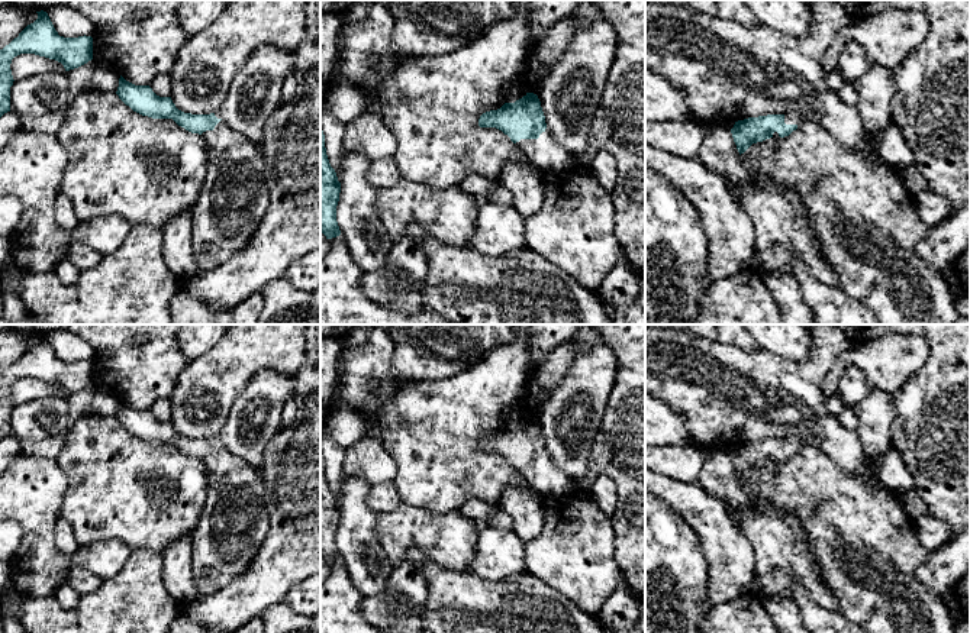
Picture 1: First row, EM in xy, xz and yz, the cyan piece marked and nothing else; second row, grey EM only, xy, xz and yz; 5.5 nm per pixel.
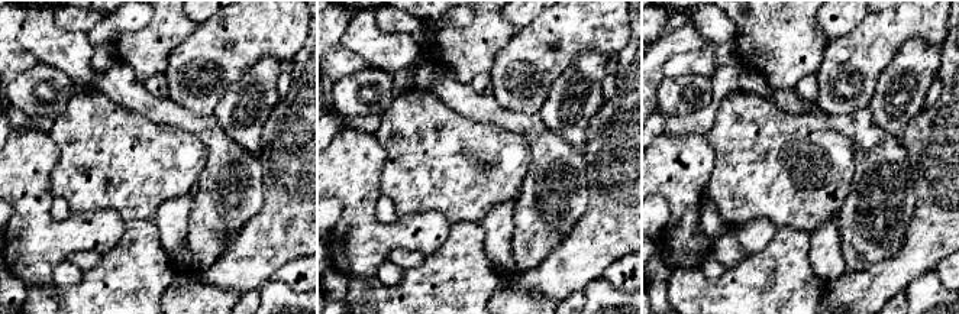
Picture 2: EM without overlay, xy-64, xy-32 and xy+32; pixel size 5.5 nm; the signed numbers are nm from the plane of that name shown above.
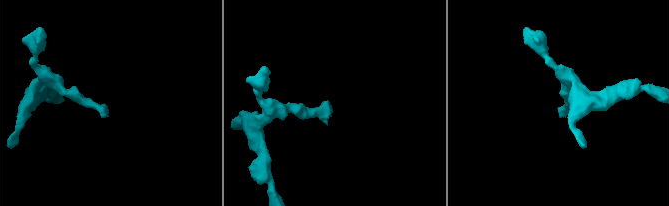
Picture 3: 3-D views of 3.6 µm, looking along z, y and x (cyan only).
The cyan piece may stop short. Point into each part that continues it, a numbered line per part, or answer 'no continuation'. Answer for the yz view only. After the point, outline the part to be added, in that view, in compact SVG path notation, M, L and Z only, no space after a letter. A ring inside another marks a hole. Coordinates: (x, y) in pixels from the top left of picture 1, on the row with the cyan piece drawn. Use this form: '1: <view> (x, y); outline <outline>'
1: yz (790, 118); outline M787 113L787 114L784 114L784 123L786 125L802 125L805 122L805 119L800 116L800 114L797 114L797 113Z

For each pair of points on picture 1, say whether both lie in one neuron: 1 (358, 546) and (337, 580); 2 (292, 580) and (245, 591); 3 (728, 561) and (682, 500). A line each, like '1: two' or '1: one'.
1: two
2: one
3: one

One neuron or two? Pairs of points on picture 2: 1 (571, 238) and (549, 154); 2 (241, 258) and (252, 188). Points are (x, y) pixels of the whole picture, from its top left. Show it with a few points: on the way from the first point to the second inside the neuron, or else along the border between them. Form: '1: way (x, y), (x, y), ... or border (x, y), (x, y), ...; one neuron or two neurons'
1: border (588, 201), (583, 216), (561, 240); two neurons
2: border (265, 191), (262, 206), (233, 238); two neurons

